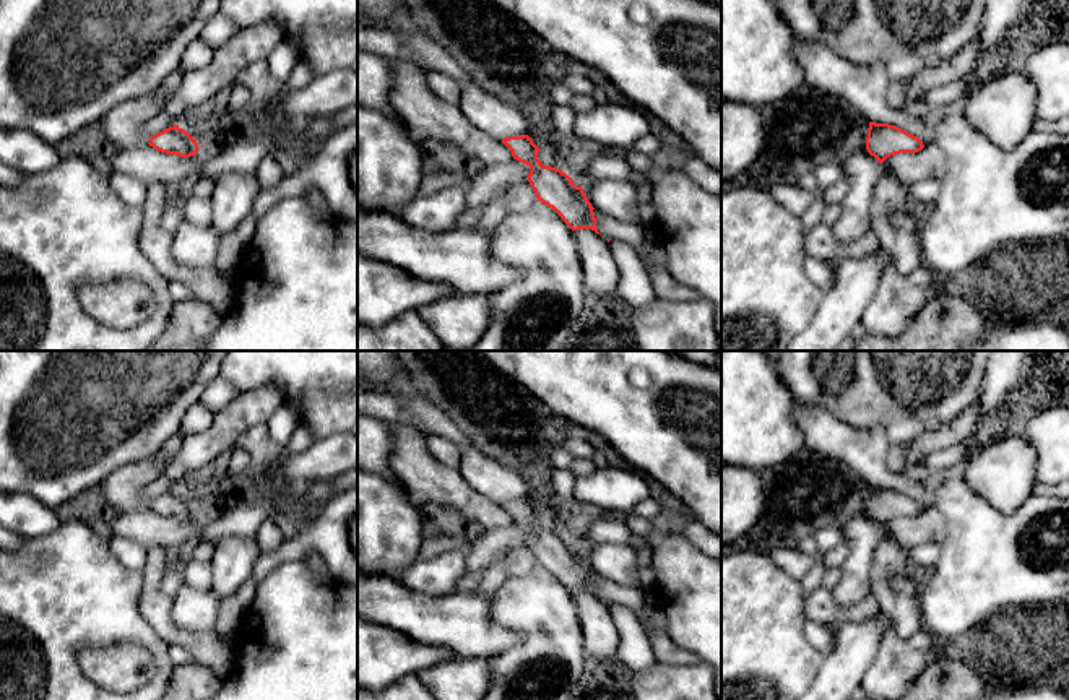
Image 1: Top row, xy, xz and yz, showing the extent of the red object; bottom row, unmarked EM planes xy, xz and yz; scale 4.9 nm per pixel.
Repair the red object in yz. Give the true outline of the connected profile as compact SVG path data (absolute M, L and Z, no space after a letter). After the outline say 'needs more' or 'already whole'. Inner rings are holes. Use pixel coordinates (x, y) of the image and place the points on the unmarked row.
M869 486L866 513L907 551L928 541L942 542L946 536L946 521L936 508L924 510L895 489Z; needs more

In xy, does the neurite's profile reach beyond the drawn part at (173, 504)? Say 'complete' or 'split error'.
split error

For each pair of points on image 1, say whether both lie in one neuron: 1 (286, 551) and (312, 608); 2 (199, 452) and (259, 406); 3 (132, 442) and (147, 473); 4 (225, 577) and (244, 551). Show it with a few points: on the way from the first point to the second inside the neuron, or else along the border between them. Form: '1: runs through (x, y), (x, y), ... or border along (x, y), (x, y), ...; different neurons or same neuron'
1: border along (301, 557), (280, 562), (259, 582); different neurons
2: runs through (213, 440), (244, 411); same neuron
3: border along (156, 452), (117, 468), (106, 478); different neurons
4: runs through (229, 570), (238, 557); same neuron

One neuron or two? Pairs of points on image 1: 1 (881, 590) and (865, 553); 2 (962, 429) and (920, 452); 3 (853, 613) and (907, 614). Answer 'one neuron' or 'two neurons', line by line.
1: two neurons
2: one neuron
3: two neurons

